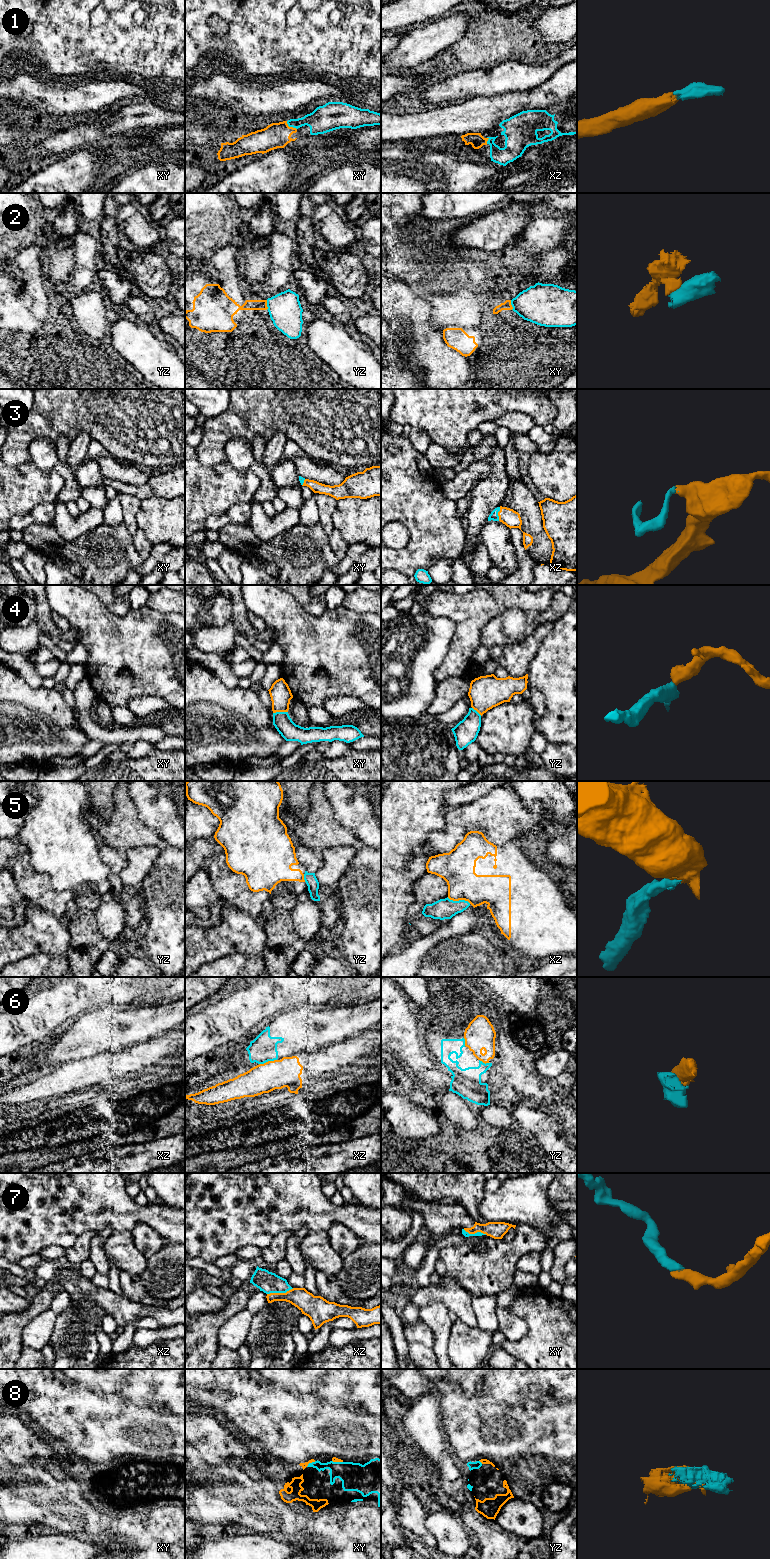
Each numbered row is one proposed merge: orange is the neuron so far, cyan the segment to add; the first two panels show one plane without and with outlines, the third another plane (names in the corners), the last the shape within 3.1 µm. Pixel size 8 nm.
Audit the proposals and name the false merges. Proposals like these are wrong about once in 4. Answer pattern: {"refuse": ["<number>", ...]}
{"refuse": ["2", "5", "6"]}

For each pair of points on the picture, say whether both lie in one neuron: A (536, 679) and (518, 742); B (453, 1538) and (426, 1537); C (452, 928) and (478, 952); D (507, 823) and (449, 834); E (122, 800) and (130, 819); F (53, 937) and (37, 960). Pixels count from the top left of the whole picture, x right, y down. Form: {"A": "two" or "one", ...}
{"A": "two", "B": "two", "C": "two", "D": "one", "E": "one", "F": "two"}

